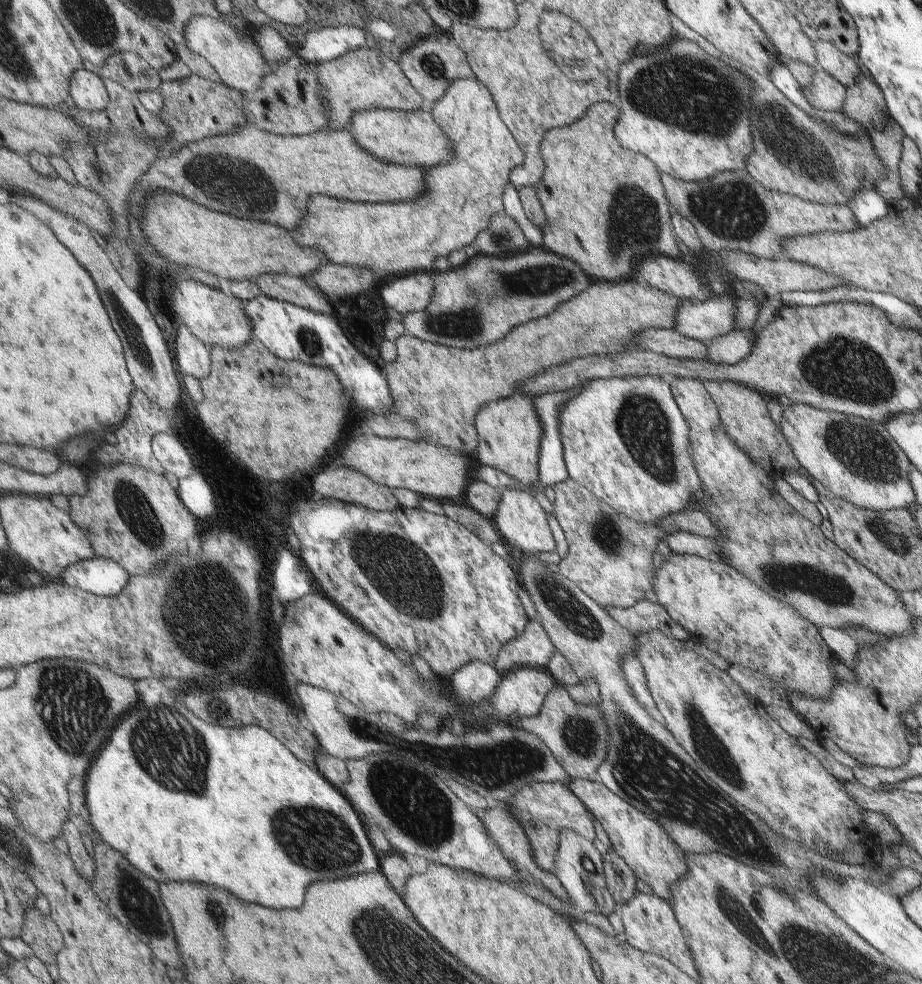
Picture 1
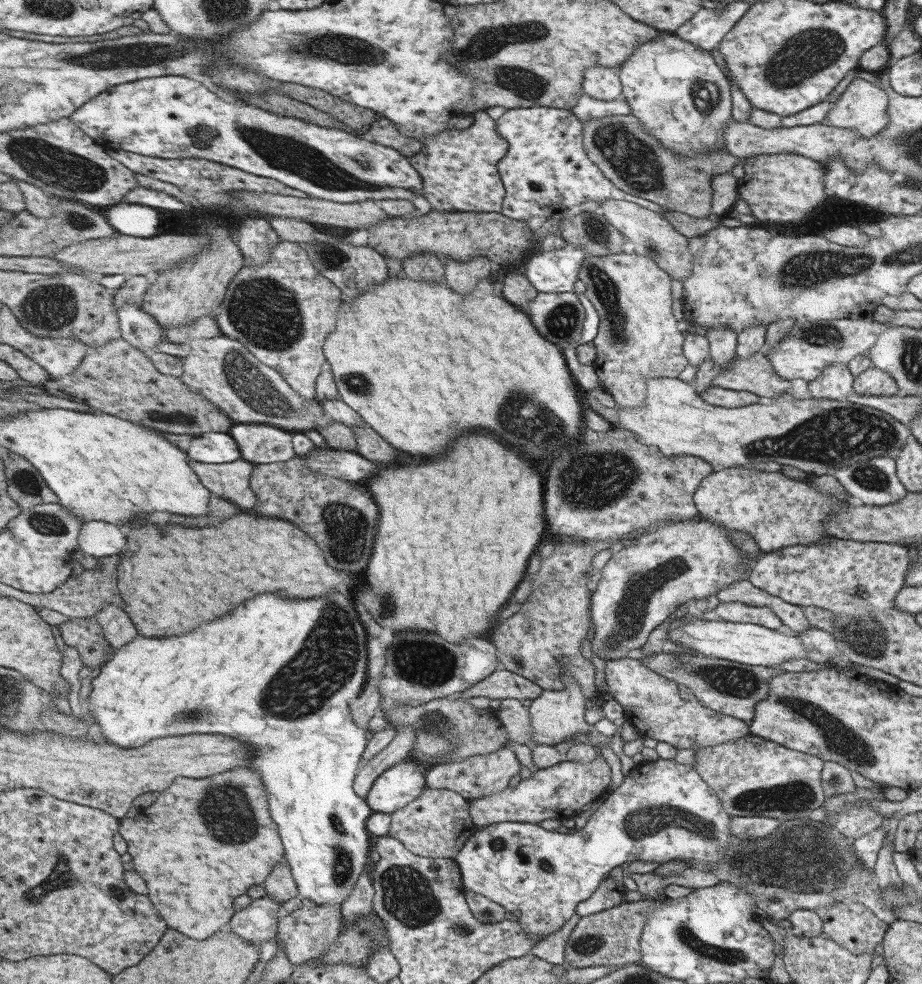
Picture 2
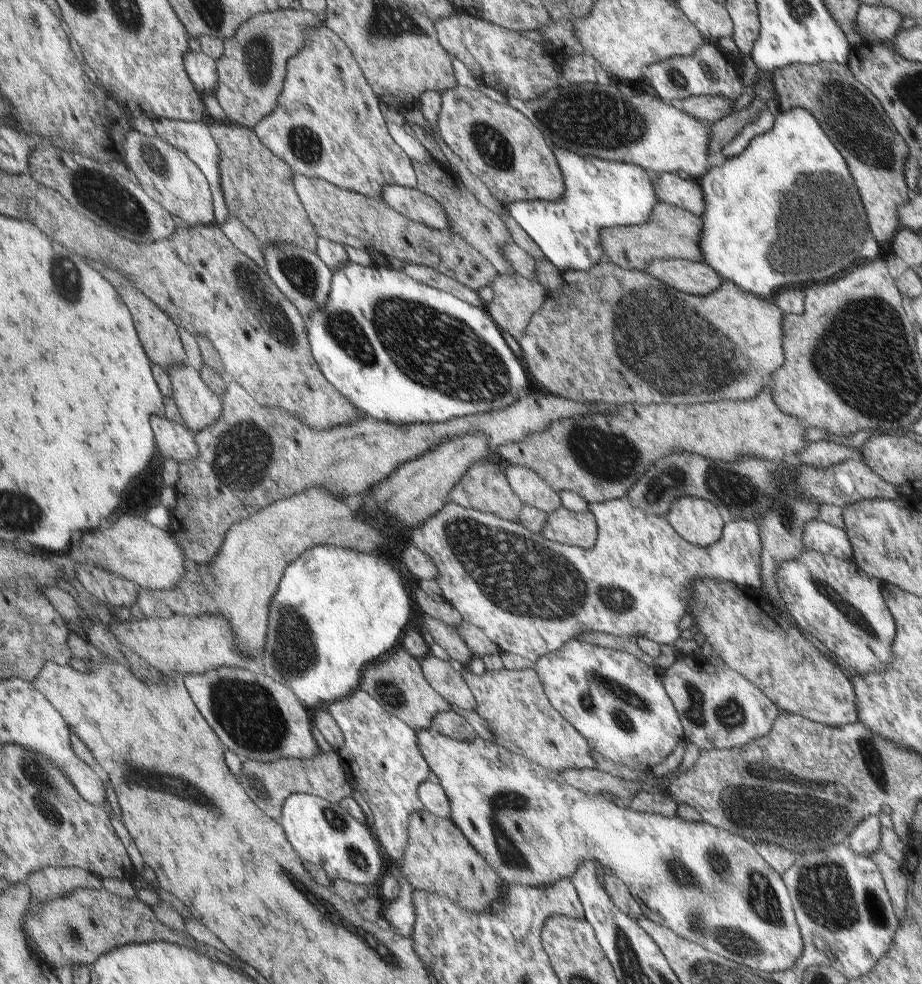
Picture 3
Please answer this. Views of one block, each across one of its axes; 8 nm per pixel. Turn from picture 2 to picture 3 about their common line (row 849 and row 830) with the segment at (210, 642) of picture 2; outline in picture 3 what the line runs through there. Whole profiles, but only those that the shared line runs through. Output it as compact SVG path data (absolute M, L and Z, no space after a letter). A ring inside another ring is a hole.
M291 794L285 800L281 812L281 824L287 830L287 838L305 862L315 862L317 866L323 866L331 874L333 882L345 880L367 886L367 890L377 888L377 876L381 876L379 848L369 830L359 824L345 808L321 796Z

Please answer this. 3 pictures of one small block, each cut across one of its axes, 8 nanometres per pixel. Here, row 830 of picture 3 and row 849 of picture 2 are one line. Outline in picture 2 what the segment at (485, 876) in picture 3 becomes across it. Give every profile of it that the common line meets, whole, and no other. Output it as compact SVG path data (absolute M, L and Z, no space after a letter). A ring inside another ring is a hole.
M425 788L417 798L413 798L405 808L391 812L389 836L401 838L399 842L413 854L423 858L449 858L453 860L459 850L463 850L461 840L475 834L477 826L469 816L469 802L453 790L433 790Z

